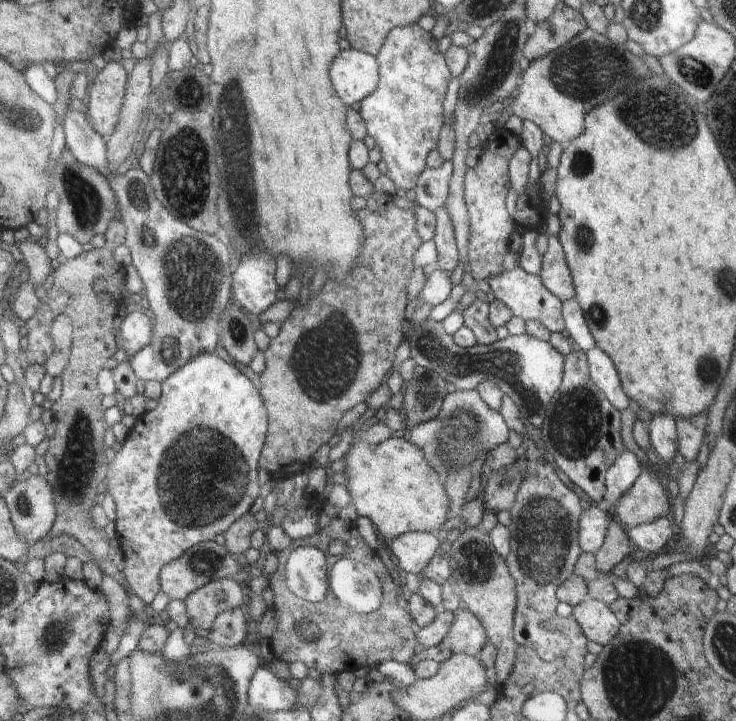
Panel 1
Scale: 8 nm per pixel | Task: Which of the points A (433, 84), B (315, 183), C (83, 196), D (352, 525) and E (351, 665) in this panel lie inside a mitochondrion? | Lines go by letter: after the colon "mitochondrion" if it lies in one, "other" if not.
A: other
B: other
C: mitochondrion
D: other
E: other

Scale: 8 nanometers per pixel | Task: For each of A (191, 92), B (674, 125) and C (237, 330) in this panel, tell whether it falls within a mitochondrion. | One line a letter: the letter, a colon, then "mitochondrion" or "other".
A: mitochondrion
B: mitochondrion
C: mitochondrion

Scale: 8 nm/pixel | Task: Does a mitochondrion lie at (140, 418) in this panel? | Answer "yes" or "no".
no

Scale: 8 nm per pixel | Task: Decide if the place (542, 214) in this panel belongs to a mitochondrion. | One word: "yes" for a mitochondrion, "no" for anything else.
no

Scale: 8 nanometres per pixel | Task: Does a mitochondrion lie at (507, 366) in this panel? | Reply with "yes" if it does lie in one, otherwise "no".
yes

